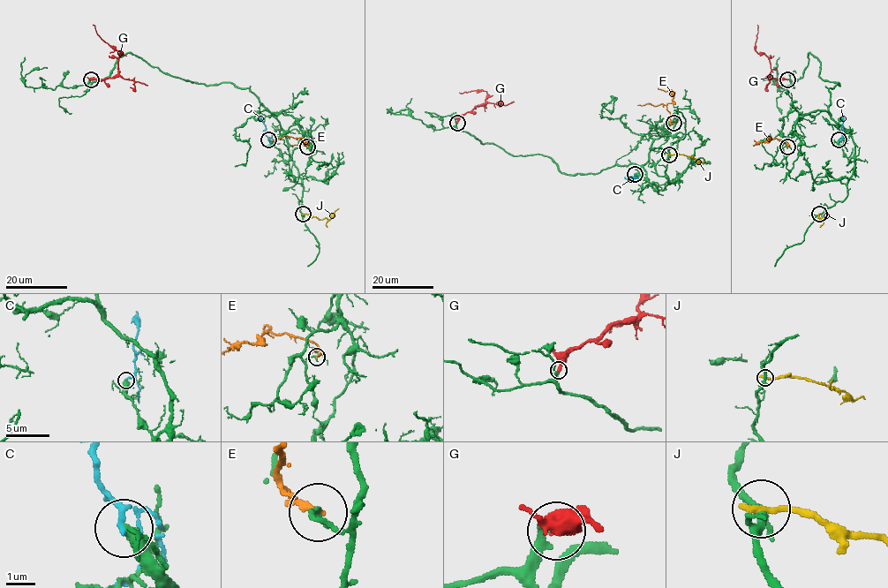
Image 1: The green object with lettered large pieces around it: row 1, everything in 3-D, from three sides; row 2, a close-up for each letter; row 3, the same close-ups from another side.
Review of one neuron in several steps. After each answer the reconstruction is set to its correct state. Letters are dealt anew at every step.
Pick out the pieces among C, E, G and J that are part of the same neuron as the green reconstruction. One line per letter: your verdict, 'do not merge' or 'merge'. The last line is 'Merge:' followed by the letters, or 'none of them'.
C: do not merge
E: do not merge
G: merge
J: do not merge
Merge: G

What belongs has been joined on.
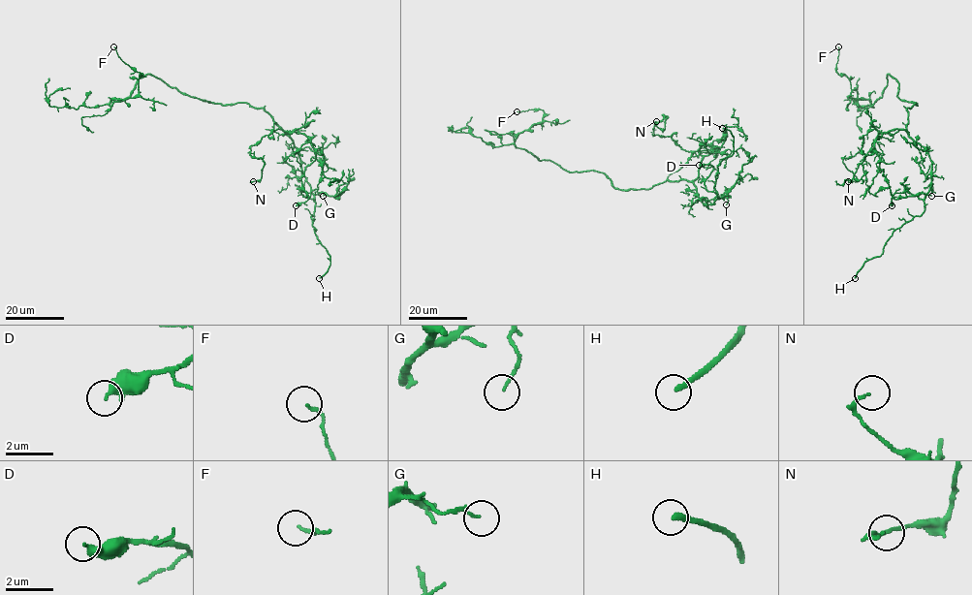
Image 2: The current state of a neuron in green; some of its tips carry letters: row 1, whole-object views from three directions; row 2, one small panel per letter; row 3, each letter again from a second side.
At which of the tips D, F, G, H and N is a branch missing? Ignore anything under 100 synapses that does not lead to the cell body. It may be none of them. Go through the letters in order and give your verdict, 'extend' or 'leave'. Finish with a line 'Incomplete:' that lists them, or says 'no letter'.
D: leave
F: leave
G: leave
H: extend
N: leave
Incomplete: H

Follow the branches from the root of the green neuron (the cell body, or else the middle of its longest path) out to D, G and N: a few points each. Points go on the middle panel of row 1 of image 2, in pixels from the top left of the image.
D: (636, 189), (687, 180), (705, 204), (712, 204), (716, 195), (705, 180), (713, 167), (699, 165)
G: (636, 189), (650, 189), (666, 180), (687, 180), (696, 187), (705, 204), (712, 204), (727, 196), (726, 204)
N: (636, 189), (698, 175), (703, 156), (671, 137), (654, 135), (668, 116), (663, 130), (656, 121)

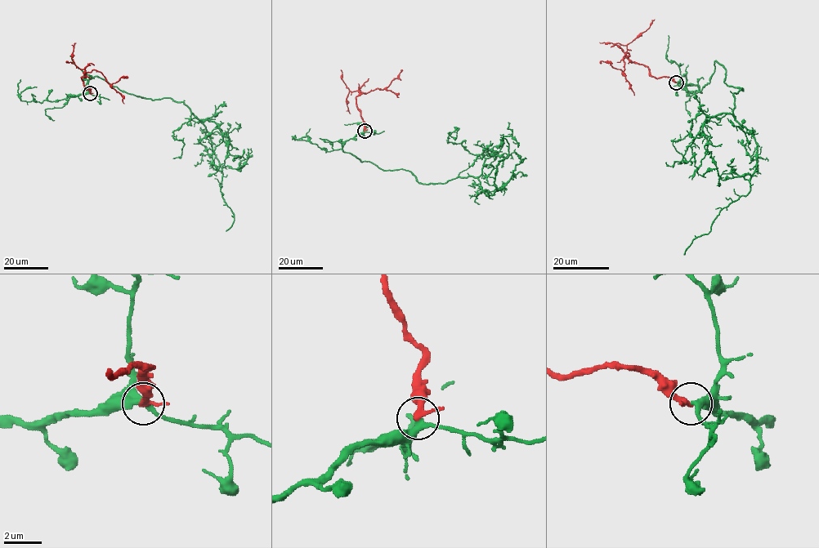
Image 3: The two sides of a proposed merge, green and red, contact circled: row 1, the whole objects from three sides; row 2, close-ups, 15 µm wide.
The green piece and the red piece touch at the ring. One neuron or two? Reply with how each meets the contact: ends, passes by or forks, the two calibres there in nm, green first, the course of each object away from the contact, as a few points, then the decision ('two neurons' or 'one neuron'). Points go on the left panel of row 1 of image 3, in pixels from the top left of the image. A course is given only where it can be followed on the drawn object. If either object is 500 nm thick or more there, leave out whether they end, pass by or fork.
green passes by; red passes by; 320 nm thick on the green side, 240 nm on the other; green runs (90, 93), (66, 100), (97, 76), (183, 102), (221, 168), (234, 214), (226, 231); red runs (90, 93), (81, 77), (91, 70), (100, 73), (112, 84), (127, 77); one neuron

